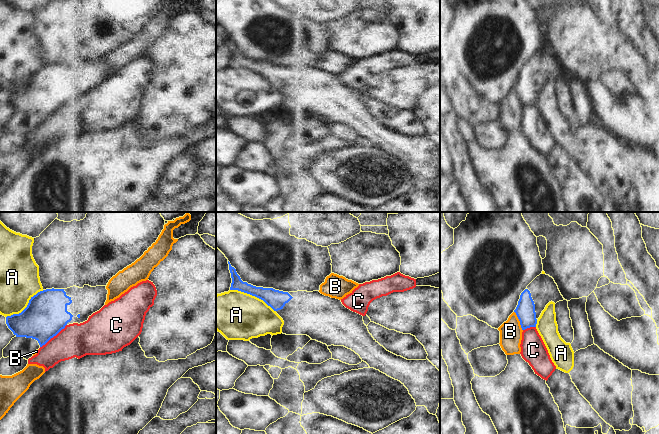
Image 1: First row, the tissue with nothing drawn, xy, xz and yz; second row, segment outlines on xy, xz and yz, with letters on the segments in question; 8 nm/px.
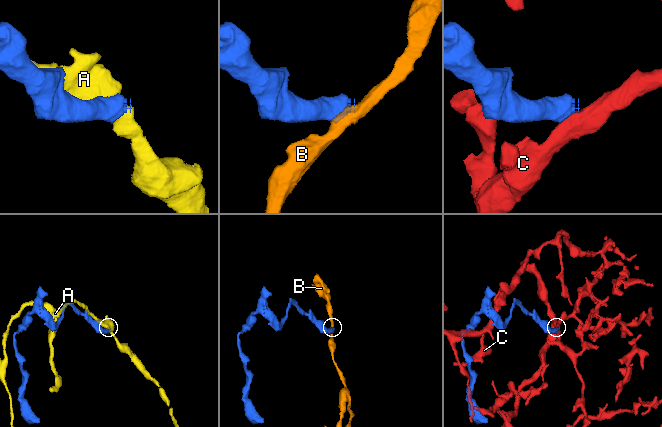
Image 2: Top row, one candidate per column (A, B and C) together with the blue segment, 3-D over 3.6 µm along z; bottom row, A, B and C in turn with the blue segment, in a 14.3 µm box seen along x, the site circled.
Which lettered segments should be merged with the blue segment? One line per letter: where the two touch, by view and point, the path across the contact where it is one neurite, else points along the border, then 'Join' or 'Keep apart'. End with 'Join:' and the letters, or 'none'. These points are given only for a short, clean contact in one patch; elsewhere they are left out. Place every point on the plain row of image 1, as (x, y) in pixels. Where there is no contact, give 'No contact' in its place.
A: Touches blue at xz (253, 71). Keep apart
B: Touches blue at yz (519, 96). Boundary: yz (514, 87), (522, 106). Keep apart
C: Touches blue at xy (53, 112). Keep apart
Join: none.

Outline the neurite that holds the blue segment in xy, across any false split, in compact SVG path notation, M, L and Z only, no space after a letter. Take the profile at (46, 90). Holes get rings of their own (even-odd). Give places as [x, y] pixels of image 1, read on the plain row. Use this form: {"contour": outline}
{"contour": "M84 61L83 64L73 62L67 65L46 65L31 73L21 89L7 92L6 100L16 113L35 115L42 123L66 101L87 97L93 89L105 81L107 70L106 62Z"}

